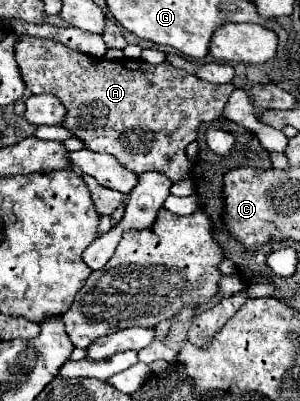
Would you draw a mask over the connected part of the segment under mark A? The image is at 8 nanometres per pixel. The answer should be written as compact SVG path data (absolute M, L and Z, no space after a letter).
M20 36L16 42L16 60L20 66L20 74L32 94L54 94L66 106L66 124L70 132L74 132L86 148L92 152L106 152L116 156L126 168L136 174L142 172L162 172L172 182L190 178L192 162L186 158L186 146L196 140L198 128L202 122L212 122L222 116L224 106L234 90L234 84L210 84L202 78L188 74L186 70L172 68L168 62L148 64L144 60L102 60L82 52L76 52L62 42L52 38L36 38L36 36Z

